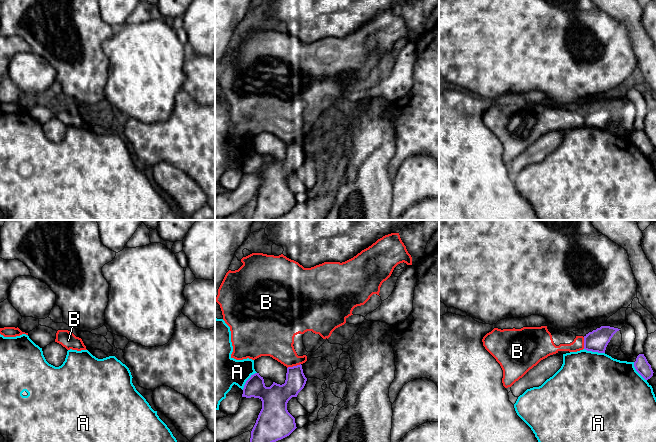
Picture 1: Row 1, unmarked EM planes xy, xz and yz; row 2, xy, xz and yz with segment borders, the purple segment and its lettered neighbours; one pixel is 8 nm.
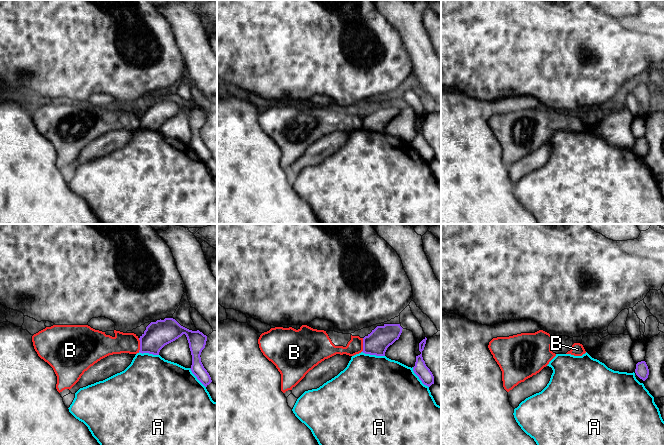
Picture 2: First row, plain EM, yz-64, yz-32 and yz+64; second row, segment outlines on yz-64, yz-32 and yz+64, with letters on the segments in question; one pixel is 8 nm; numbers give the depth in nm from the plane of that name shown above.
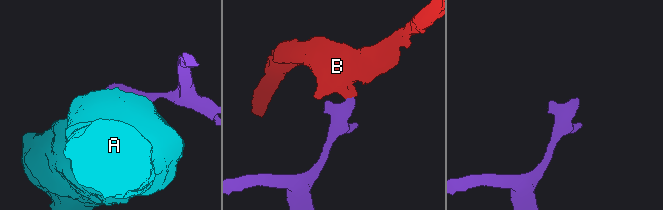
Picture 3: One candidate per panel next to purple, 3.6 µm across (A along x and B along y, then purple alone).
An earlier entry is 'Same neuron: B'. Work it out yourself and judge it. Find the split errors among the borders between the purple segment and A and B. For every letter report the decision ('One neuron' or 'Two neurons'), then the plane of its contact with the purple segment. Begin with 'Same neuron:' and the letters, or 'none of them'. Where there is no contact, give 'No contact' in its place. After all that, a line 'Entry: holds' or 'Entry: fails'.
Same neuron: none of them
A: Two neurons. Touches purple in yz
B: Two neurons. Touches purple in xz
Entry: fails

